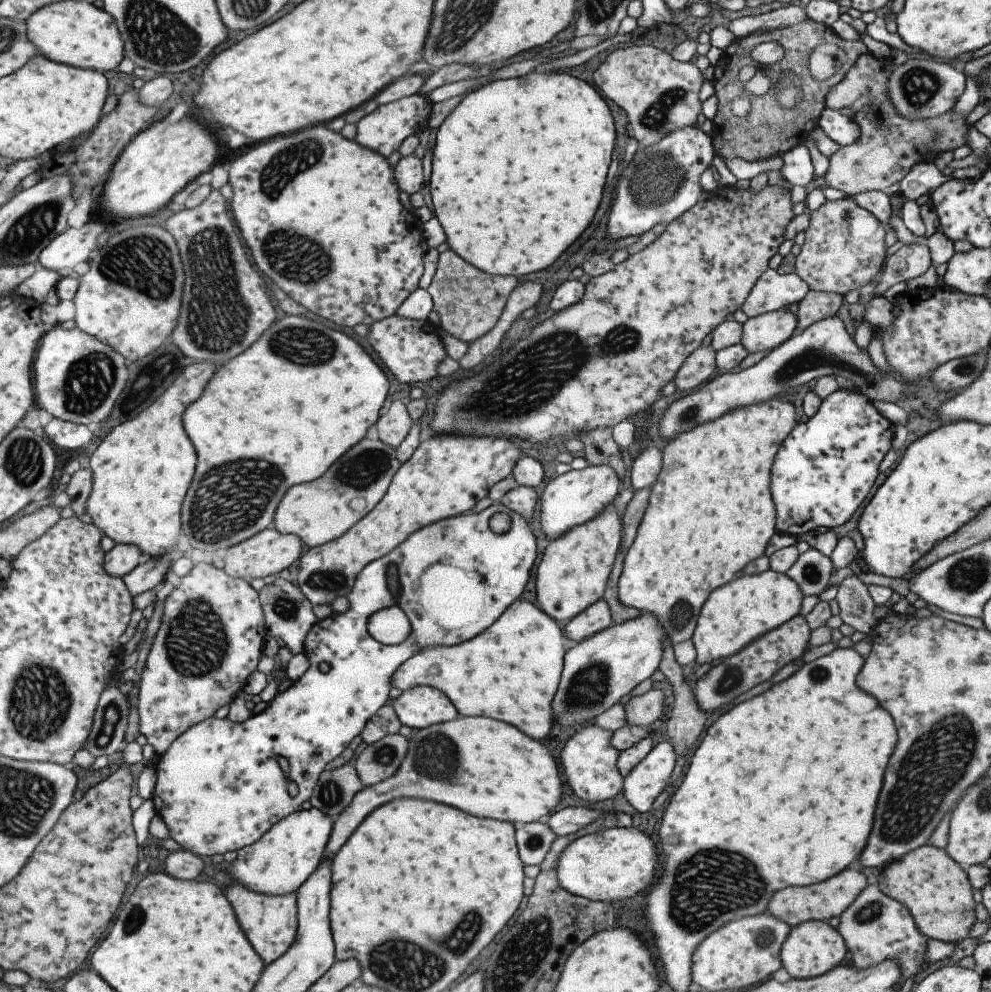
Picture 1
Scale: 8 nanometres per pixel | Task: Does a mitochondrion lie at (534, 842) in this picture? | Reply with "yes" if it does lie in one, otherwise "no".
yes

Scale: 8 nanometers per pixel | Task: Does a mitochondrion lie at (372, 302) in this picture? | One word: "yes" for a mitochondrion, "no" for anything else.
no

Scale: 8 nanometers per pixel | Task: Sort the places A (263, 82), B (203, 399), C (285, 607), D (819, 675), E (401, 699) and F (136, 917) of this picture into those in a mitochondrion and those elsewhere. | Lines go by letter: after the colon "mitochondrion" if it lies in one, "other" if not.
A: other
B: other
C: mitochondrion
D: mitochondrion
E: other
F: mitochondrion

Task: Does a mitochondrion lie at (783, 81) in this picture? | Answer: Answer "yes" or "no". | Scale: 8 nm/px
yes

